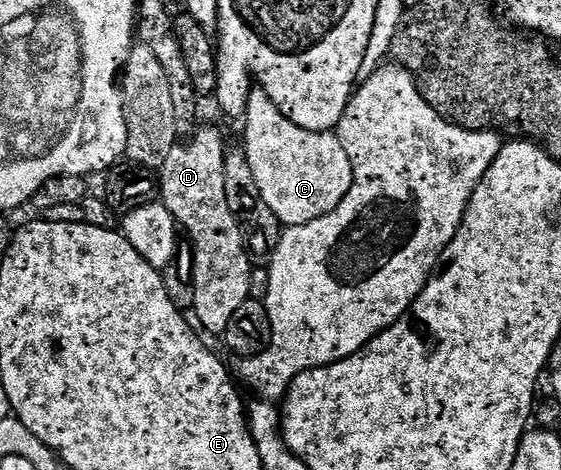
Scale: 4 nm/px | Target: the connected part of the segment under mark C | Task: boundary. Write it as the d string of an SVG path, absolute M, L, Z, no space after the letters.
M261 89L251 90L244 122L244 154L260 188L260 199L283 228L308 225L308 221L332 213L332 209L344 201L348 189L352 189L354 170L337 134L300 129L300 125L288 121L288 117L276 109L268 93Z

